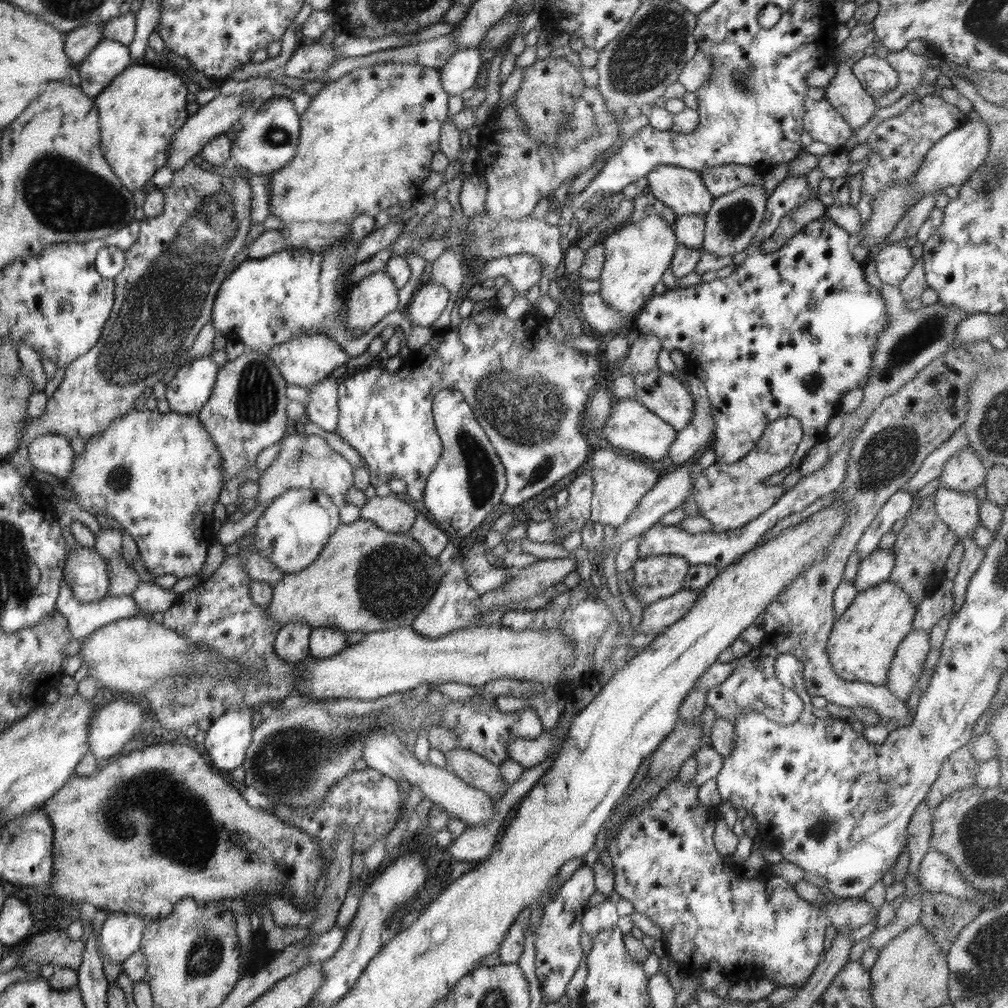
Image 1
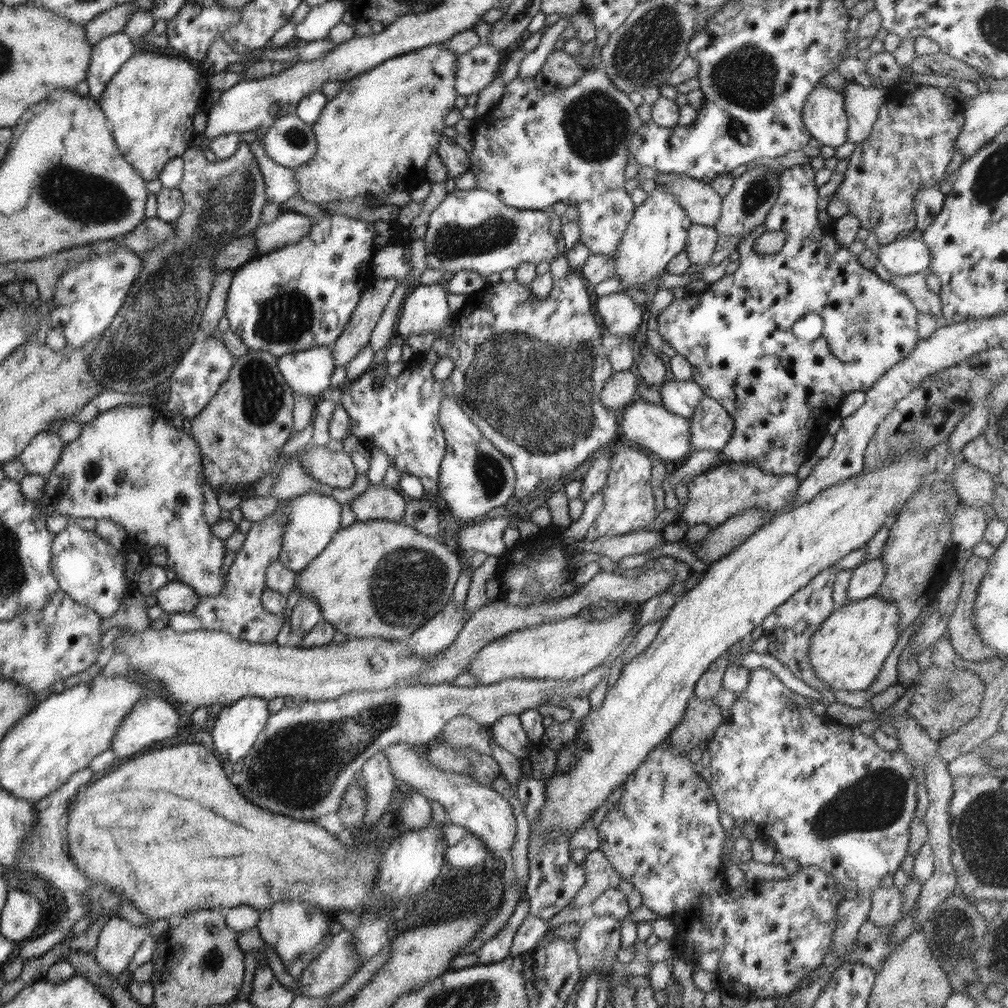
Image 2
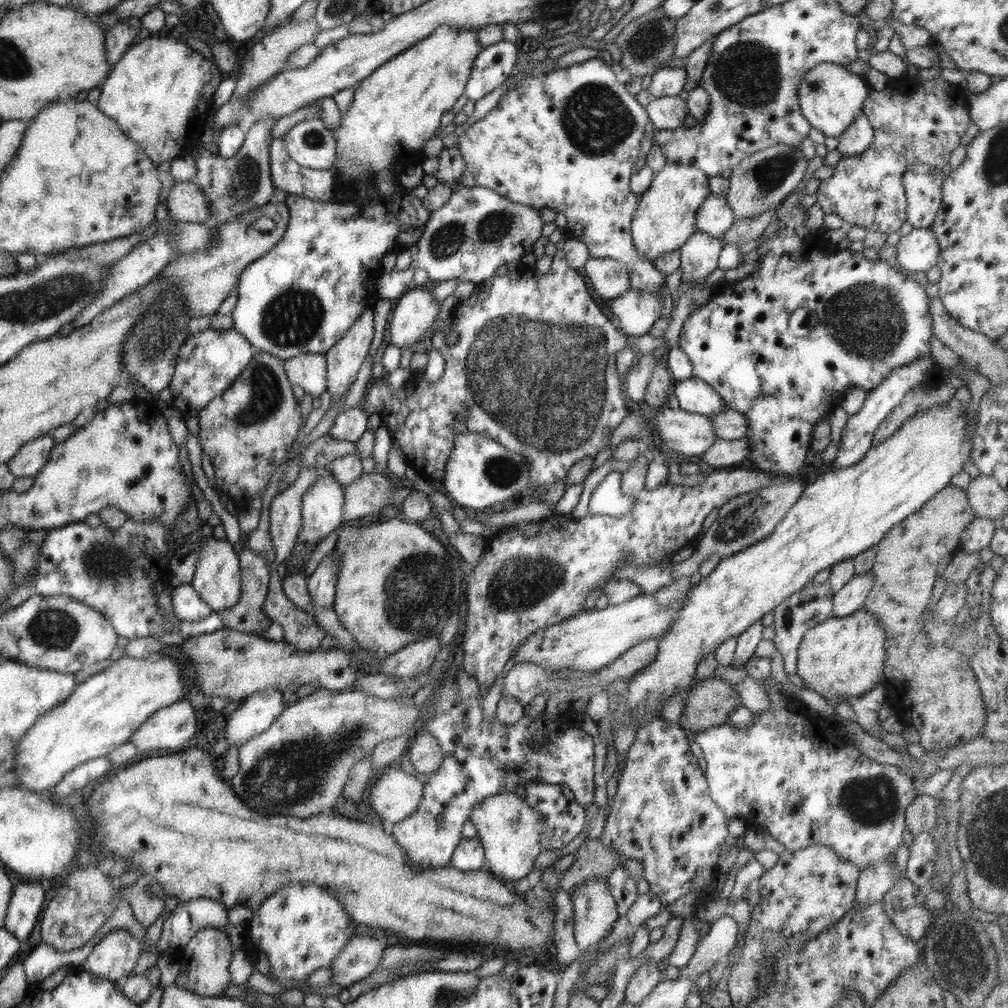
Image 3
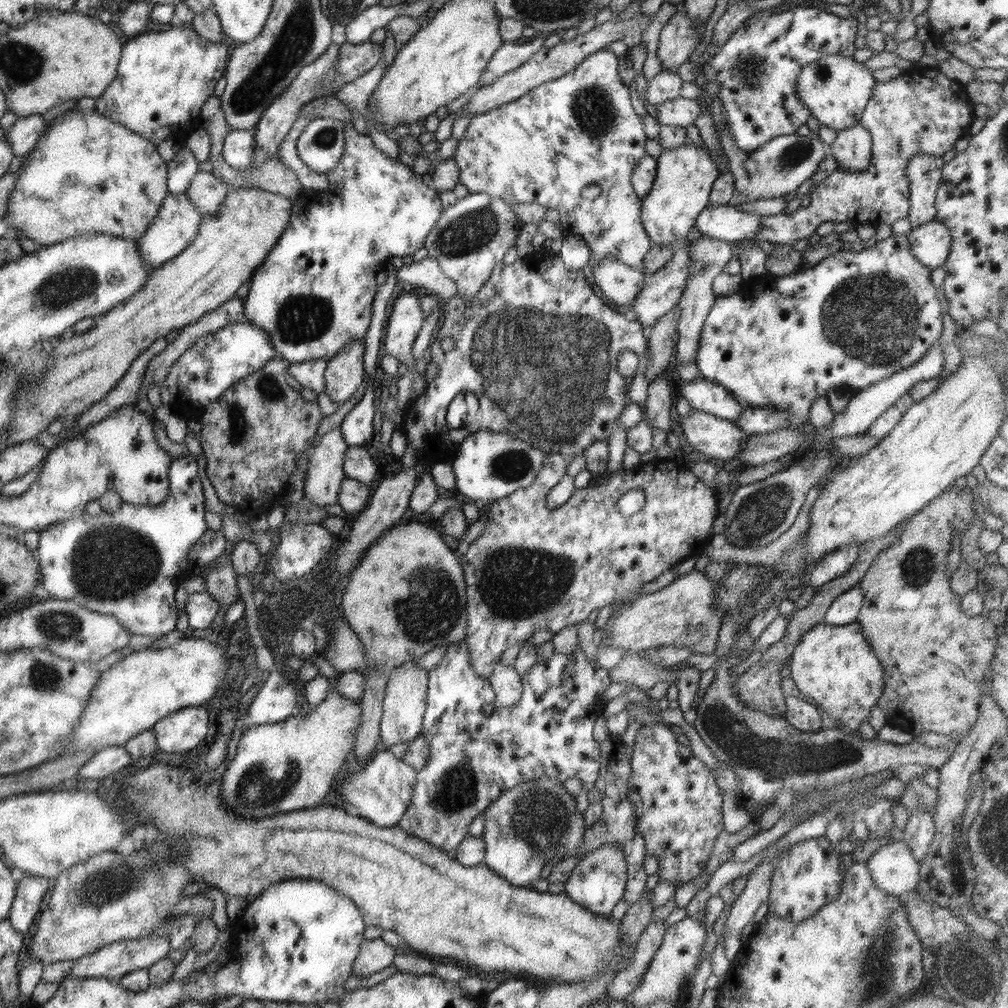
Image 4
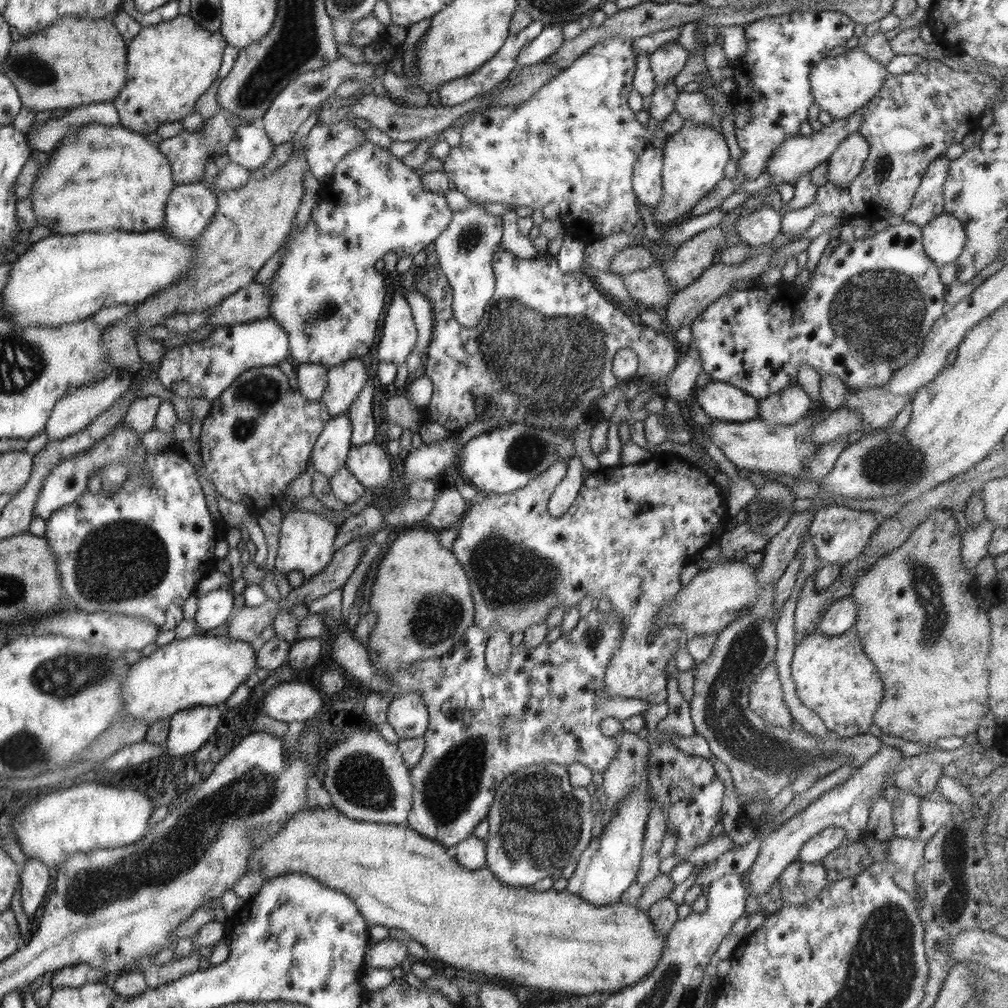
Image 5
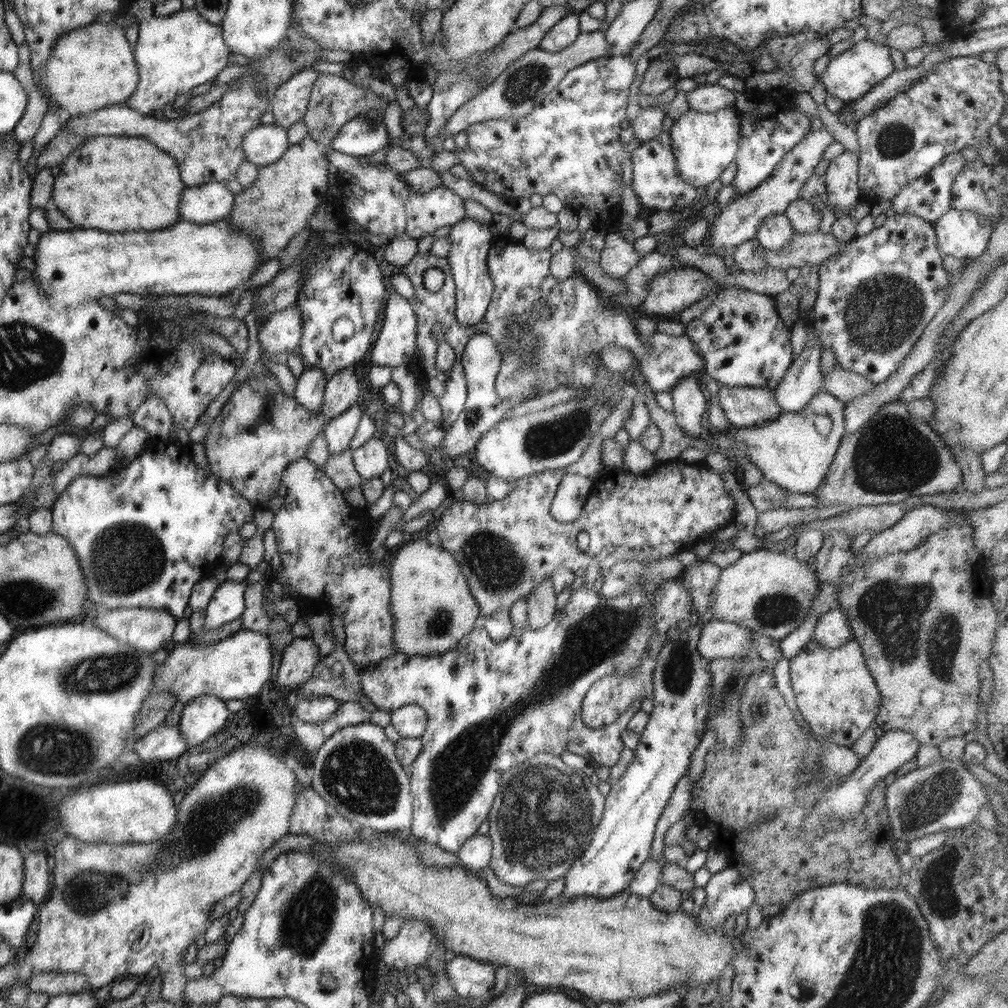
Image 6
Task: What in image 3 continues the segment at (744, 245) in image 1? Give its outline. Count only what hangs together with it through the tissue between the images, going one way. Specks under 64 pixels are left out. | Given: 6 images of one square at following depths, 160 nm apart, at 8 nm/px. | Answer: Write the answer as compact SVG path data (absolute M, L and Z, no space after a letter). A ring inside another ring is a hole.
M777 144L756 152L732 169L729 193L725 196L736 218L747 219L758 216L769 208L778 207L796 189L808 172L811 157L806 156L802 144L786 146Z

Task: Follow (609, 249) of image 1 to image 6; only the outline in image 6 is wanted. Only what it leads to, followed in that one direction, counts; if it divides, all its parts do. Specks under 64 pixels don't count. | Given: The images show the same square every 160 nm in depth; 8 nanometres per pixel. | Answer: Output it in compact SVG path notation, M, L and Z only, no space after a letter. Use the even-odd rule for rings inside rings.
M728 108L714 113L698 113L690 109L674 121L669 135L680 179L692 186L707 186L720 179L722 172L735 162L741 139L740 116L738 111L730 112Z

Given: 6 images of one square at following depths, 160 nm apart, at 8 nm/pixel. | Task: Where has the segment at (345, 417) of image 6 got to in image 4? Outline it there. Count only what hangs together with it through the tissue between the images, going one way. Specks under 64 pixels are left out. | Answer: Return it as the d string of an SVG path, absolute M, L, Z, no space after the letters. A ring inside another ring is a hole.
M336 427L326 432L320 443L313 449L310 449L308 468L304 476L303 496L312 505L328 506L337 503L342 481L346 477L343 471L343 462L348 447L343 439L341 430Z

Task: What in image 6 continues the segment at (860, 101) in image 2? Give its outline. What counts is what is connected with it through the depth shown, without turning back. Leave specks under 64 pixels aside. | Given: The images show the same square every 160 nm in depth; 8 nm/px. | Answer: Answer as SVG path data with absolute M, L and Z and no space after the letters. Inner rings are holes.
M844 151L840 156L831 160L824 184L832 205L842 210L850 210L856 206L861 197L859 191L859 156L852 151Z

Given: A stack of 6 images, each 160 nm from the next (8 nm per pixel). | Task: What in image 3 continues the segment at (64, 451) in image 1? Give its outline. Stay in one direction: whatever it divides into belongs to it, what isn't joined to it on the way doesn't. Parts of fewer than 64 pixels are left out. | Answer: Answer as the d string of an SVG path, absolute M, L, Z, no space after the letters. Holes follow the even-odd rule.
M50 433L42 435L40 438L25 443L6 464L14 476L35 477L45 468L50 452L53 452L56 446L57 444L54 444L54 440L50 438Z

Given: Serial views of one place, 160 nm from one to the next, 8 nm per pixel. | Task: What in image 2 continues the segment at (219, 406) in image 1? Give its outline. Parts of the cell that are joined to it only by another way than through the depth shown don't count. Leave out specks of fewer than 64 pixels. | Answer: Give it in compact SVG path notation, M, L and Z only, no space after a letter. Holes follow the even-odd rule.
M249 349L236 358L237 362L230 371L229 378L221 384L209 406L191 420L191 431L201 446L204 474L211 489L220 494L219 486L249 488L274 468L283 445L288 441L293 427L293 404L296 397L277 367L277 357L266 351Z

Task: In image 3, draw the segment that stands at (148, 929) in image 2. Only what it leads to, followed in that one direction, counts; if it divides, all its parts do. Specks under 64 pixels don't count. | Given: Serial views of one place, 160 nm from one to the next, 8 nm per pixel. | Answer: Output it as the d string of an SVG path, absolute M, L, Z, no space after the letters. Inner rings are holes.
M114 930L91 949L91 955L79 969L102 979L120 983L134 970L142 949L143 943L129 930Z

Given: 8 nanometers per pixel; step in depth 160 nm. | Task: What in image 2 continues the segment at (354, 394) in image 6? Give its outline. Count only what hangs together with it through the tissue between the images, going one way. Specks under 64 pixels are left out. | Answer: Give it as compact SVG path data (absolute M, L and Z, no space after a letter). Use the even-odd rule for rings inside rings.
M393 278L374 279L362 291L362 298L349 323L331 346L337 367L345 367L362 348L369 345L372 331L398 285L399 282Z

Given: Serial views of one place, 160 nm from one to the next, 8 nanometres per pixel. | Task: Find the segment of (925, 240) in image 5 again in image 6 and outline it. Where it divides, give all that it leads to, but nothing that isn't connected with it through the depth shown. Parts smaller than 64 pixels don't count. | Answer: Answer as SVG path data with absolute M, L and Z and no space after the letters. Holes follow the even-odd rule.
M953 207L933 227L941 254L963 260L978 258L986 250L994 228L987 218Z

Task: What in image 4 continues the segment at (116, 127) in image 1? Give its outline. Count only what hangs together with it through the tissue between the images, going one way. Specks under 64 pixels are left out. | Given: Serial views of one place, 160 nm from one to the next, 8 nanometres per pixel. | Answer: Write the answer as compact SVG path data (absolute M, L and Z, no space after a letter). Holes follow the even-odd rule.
M176 24L165 32L144 32L127 40L117 78L105 94L96 99L95 110L153 141L156 146L166 138L176 136L178 132L190 135L202 126L199 118L201 108L215 94L214 86L224 76L226 62L229 62L226 39L218 43L208 42L198 36L191 24Z

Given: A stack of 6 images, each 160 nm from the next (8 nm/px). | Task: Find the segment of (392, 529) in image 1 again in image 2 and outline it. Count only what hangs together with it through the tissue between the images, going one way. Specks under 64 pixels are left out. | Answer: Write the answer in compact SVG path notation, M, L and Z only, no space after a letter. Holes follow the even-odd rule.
M370 484L350 504L357 521L384 520L401 523L406 509L405 495L396 487L387 488L380 484Z

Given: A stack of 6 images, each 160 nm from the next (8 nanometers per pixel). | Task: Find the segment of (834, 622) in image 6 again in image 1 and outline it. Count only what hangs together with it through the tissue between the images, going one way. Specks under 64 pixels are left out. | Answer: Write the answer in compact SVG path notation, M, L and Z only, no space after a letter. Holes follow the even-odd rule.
M874 550L874 553L868 555L858 566L854 587L862 592L889 581L894 563L895 554L892 550Z

